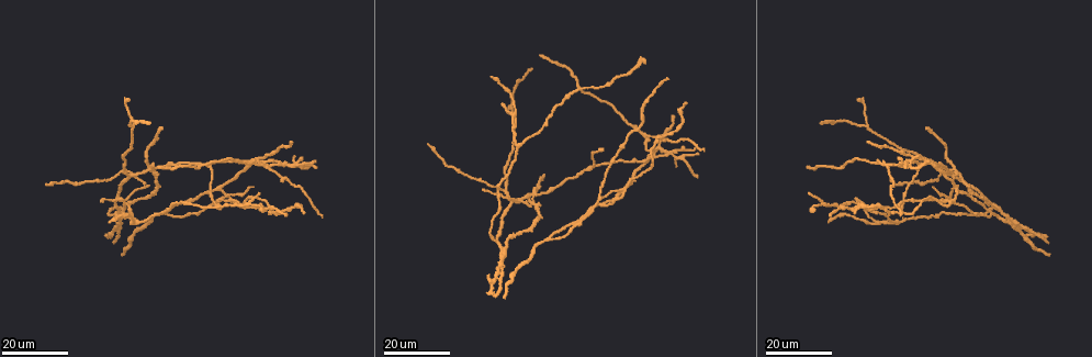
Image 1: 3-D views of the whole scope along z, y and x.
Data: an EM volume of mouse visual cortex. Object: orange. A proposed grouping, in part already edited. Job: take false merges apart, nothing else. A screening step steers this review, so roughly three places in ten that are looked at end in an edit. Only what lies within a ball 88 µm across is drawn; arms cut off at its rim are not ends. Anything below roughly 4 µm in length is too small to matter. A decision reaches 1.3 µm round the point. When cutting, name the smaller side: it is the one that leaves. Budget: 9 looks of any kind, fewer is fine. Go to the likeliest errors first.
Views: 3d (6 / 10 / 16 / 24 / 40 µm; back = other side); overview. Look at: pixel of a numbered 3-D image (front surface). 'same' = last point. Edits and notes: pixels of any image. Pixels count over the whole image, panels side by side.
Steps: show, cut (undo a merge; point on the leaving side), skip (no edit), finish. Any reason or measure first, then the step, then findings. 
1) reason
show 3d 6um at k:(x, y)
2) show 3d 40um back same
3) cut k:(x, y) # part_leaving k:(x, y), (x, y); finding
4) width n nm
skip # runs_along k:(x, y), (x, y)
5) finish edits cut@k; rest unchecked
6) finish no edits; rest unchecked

four arms meet
show 3d 24um at 1:(517, 145)

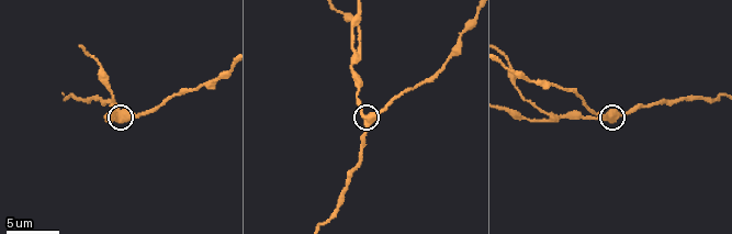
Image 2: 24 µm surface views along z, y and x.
show 3d 10um at 2:(125, 118)

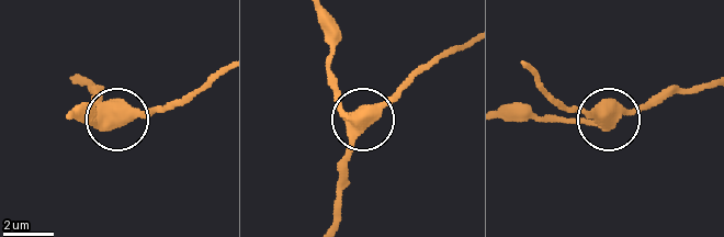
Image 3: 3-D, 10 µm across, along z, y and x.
skip # runs_along 3:(332, 218), (339, 168), (360, 120), (344, 111), (328, 76); all the same neuron

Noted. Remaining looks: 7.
two arms in line, one across
show 3d 16um at 1:(632, 73)

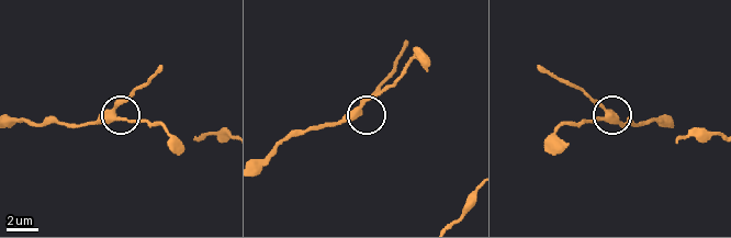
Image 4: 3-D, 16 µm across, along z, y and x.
show 3d 10um at 4:(112, 109)

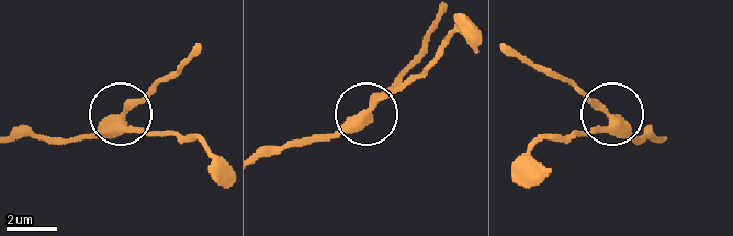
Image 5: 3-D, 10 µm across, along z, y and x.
skip # runs_along 5:(19, 136), (100, 134), (155, 81); all the same neuron

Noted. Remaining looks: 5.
arms part here
show 3d 24um at 1:(600, 195)

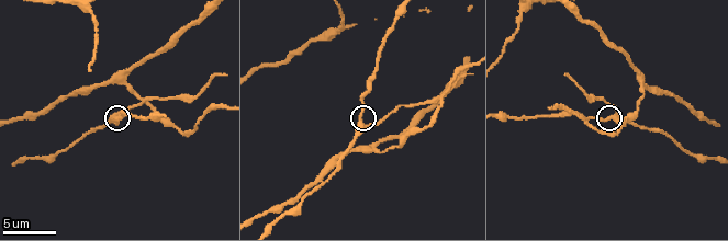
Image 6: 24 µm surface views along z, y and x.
show 3d 6um at 6:(363, 125)

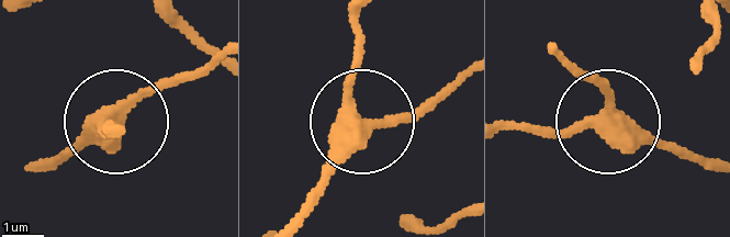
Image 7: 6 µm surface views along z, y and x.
width 350 nm
skip # runs_along 7:(32, 171), (197, 69); continuous, no second neuron

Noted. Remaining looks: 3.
side arm on a straight run
show 3d 24um at 1:(135, 177)

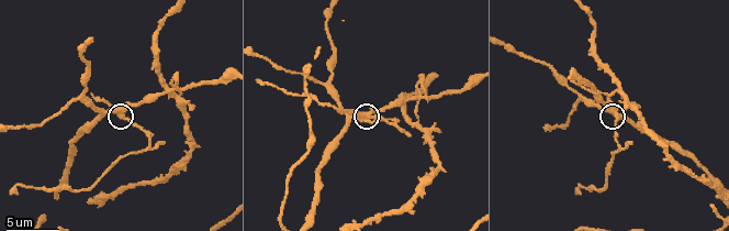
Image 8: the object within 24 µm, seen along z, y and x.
closer look
show 3d 6um at 8:(120, 113)

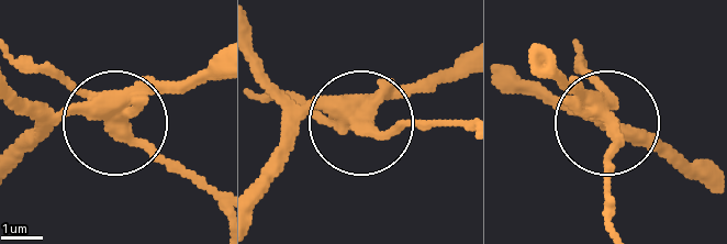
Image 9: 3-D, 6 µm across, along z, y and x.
width 360 nm
cut 9:(152, 155) # part_leaving 9:(118, 114), (219, 206); a second neuron is stuck on

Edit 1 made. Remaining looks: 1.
finish edits cut@9; rest unchecked

